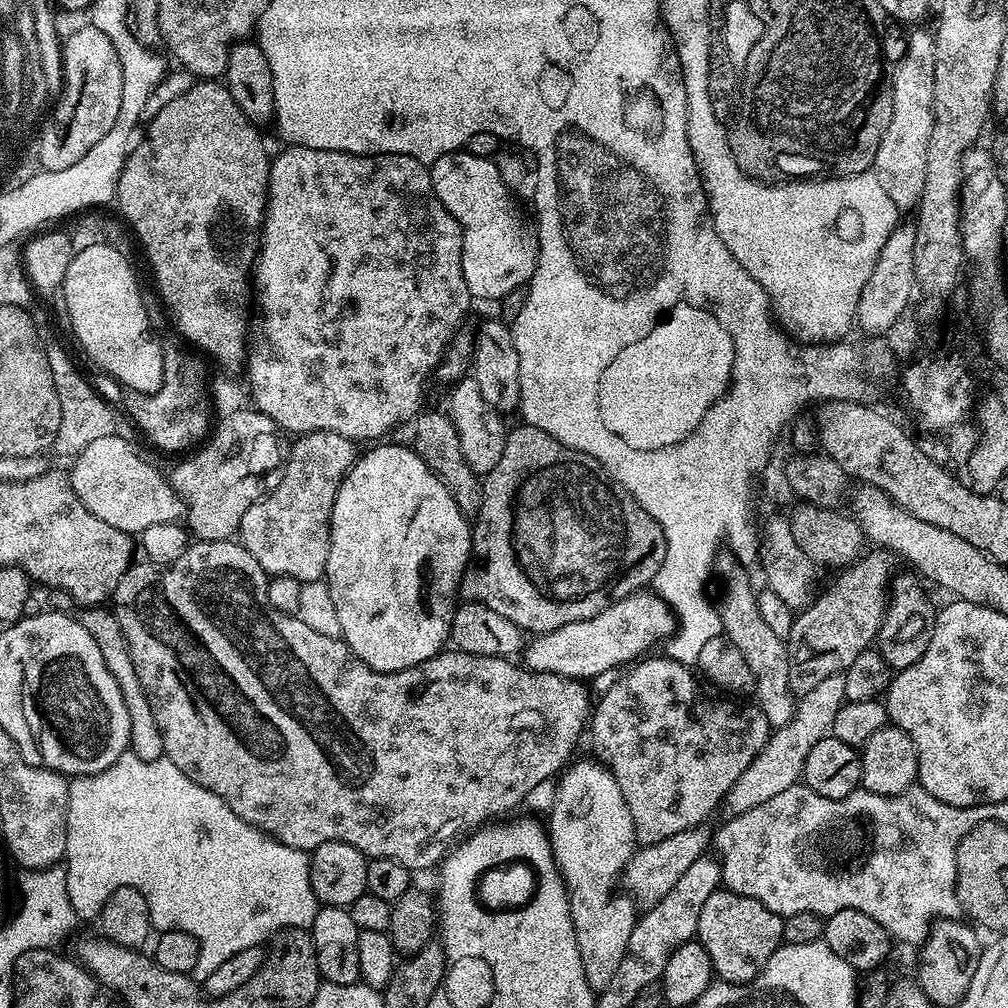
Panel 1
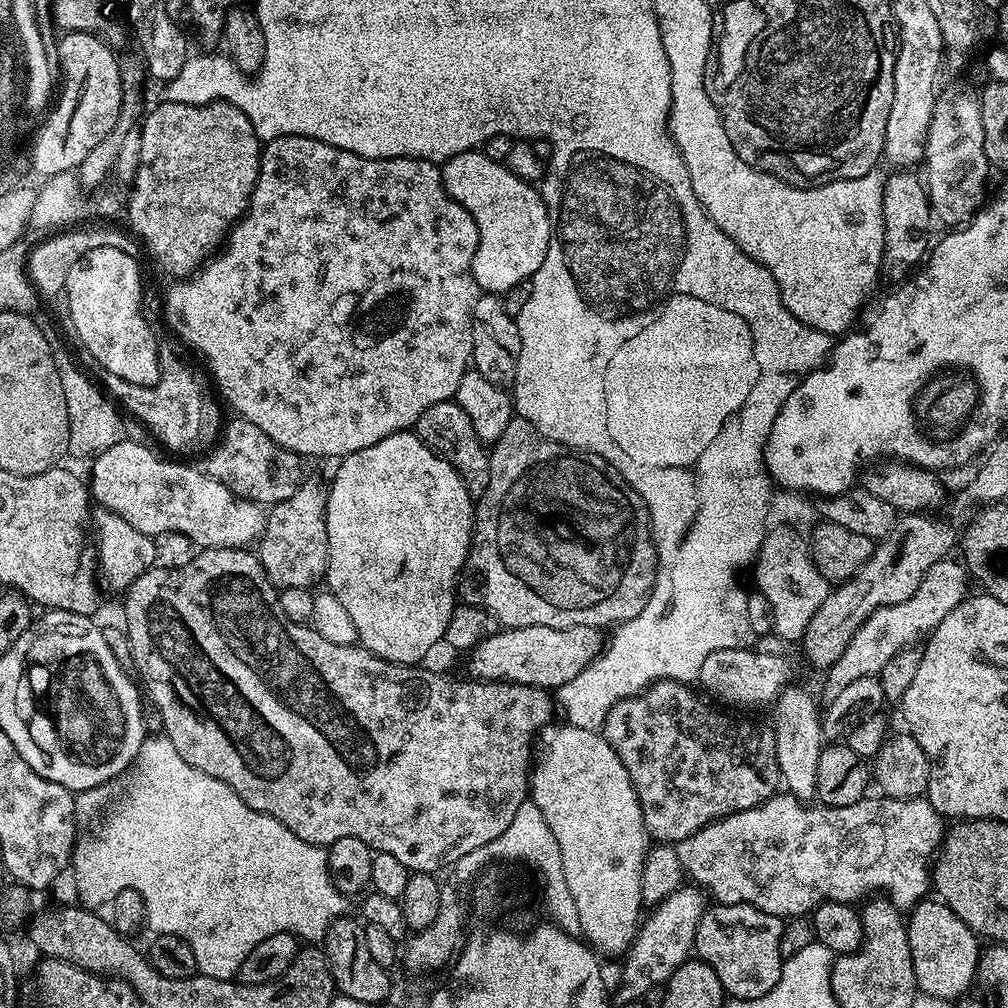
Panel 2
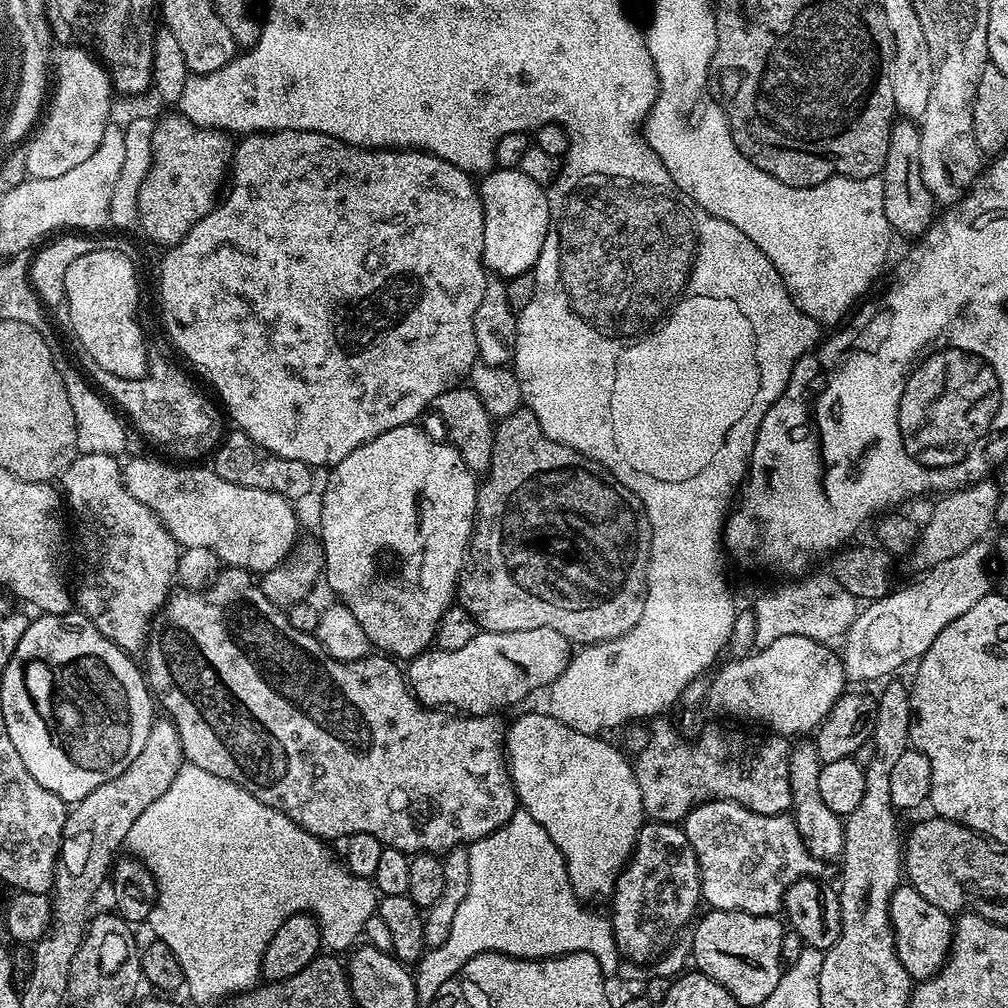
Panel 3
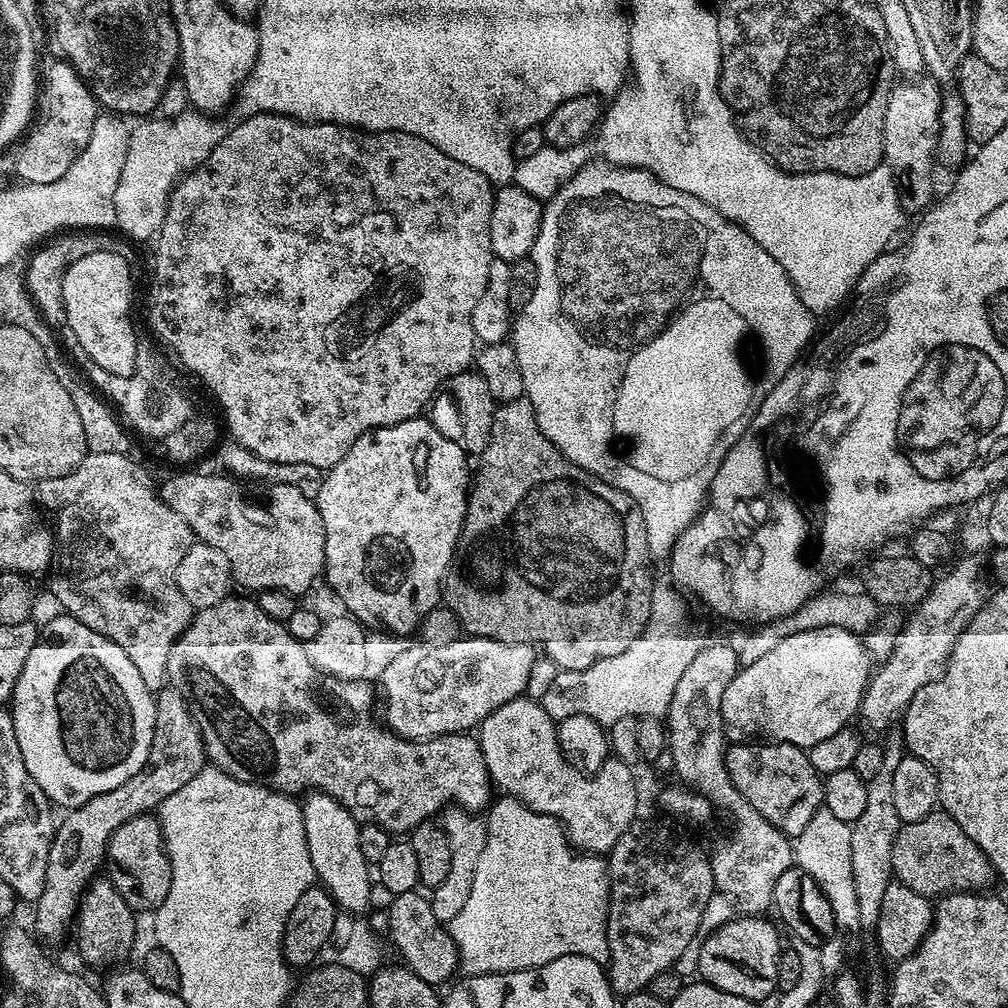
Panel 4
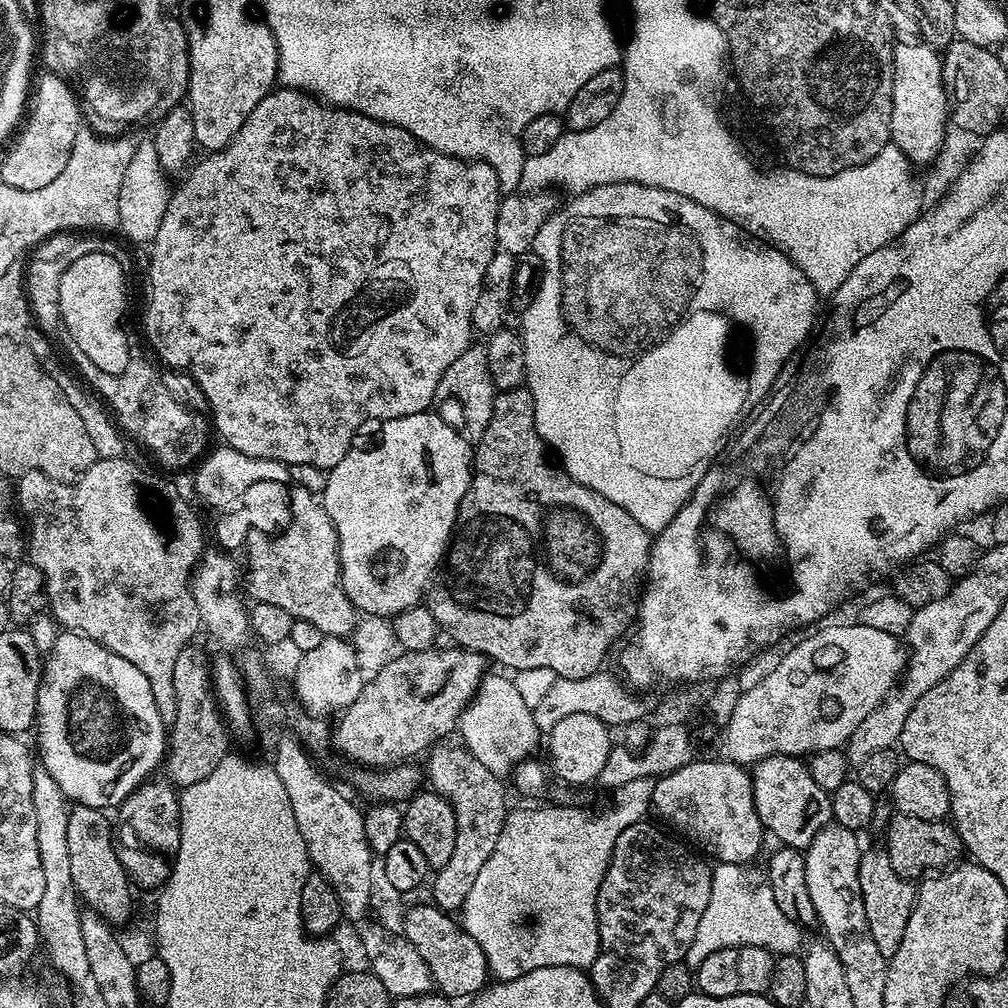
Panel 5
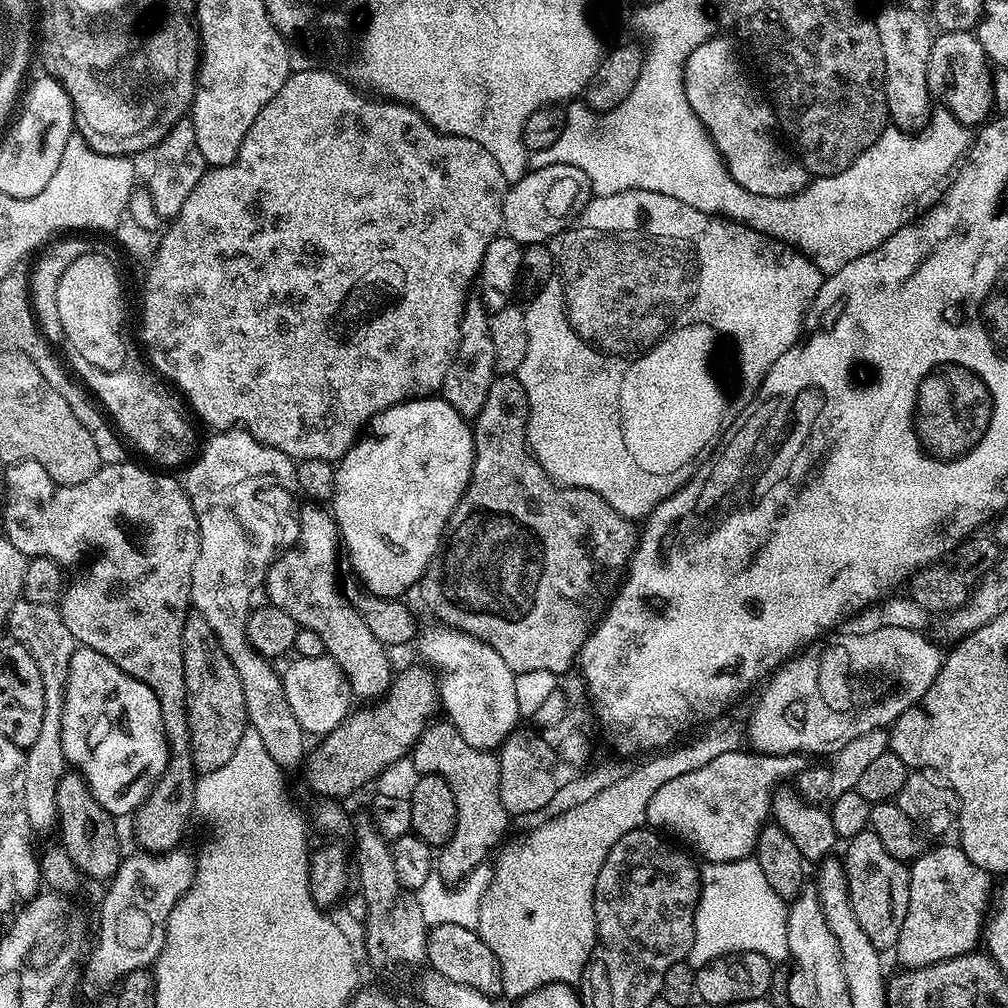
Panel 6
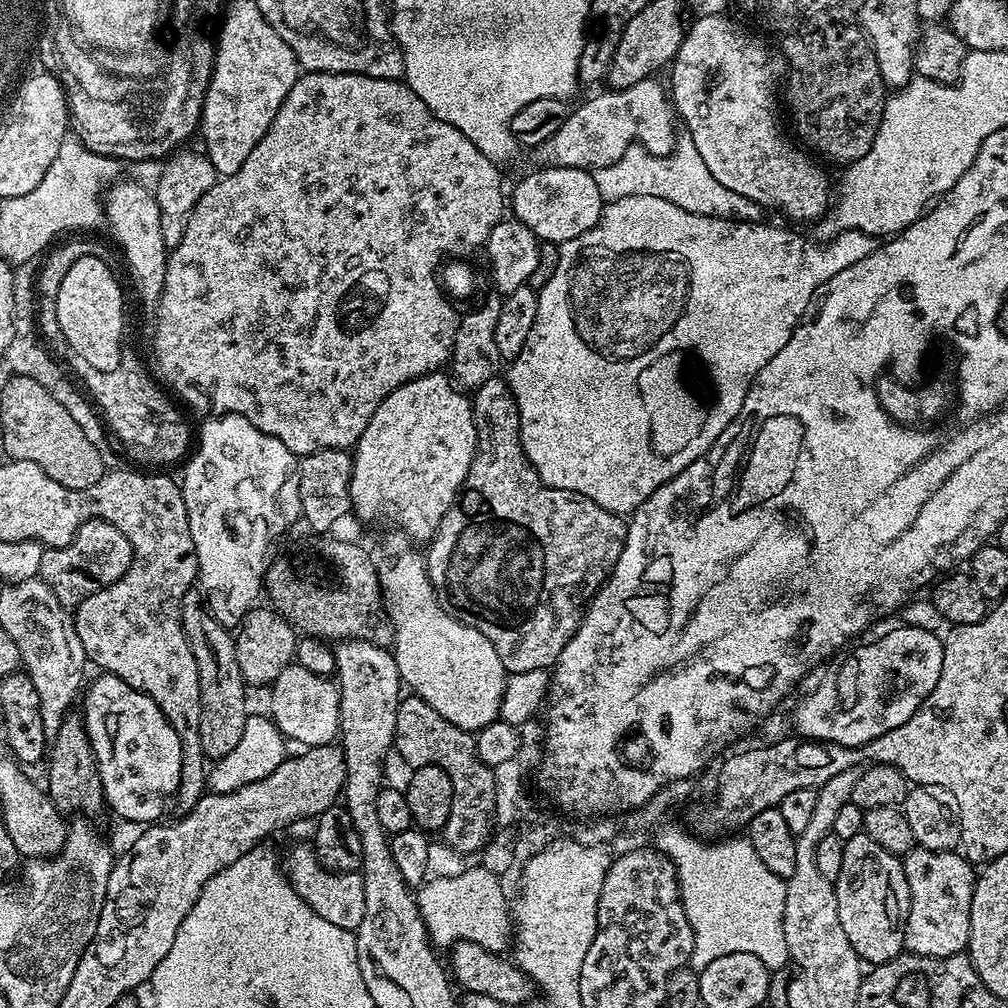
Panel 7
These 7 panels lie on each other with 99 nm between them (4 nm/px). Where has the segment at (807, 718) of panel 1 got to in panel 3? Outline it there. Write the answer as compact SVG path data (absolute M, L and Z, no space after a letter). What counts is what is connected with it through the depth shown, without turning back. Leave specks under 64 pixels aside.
M987 539L980 540L962 550L962 554L954 554L954 558L946 558L946 562L938 562L927 572L917 575L913 584L897 587L881 600L873 600L861 607L850 630L842 638L845 677L849 681L883 681L899 673L896 671L903 664L919 661L934 638L938 638L954 618L966 614L974 602L993 591L994 576L988 573L988 559L993 559L994 548L988 543Z

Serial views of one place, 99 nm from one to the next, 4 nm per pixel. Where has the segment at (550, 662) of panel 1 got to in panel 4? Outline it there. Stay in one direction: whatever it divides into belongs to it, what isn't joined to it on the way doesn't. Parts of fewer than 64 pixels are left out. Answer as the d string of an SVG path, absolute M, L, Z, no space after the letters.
M465 635L463 638L457 638L454 642L446 642L446 646L434 646L433 644L426 644L423 642L415 642L416 644L412 644L409 648L404 648L401 652L396 652L392 657L388 660L388 665L385 666L384 669L380 672L380 688L378 684L378 692L382 697L382 704L384 700L384 716L382 715L382 720L385 725L391 731L395 732L397 736L400 736L403 740L435 740L437 736L455 736L457 734L468 734L473 730L479 729L480 723L483 722L488 715L490 715L494 710L498 710L502 706L506 704L506 702L510 702L511 700L521 699L525 695L524 692L528 688L528 683L532 680L532 667L536 664L536 656L538 657L538 652L533 645L530 644L507 644L506 642L498 642L497 640L491 640L490 638L482 638L481 636L469 636Z

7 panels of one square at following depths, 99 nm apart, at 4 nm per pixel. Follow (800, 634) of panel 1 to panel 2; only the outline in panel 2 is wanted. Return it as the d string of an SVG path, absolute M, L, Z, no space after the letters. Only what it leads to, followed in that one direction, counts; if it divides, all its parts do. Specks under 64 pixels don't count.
M936 514L901 515L892 532L873 547L870 558L854 573L852 579L835 585L829 591L825 602L811 616L800 639L804 656L810 663L826 670L838 662L850 638L854 638L862 622L866 622L874 610L906 602L906 598L914 598L914 590L922 586L926 570L945 559L952 547L957 547L958 528L956 532L954 525L932 515Z

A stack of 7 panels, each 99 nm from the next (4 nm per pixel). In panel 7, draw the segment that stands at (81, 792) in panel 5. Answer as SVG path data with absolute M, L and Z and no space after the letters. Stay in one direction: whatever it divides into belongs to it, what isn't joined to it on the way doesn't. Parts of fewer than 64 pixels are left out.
M100 674L91 684L82 696L82 715L100 771L104 803L124 820L133 820L139 826L151 825L170 808L180 785L182 746L178 734L174 734L174 726L166 722L156 703L122 682L122 678Z

